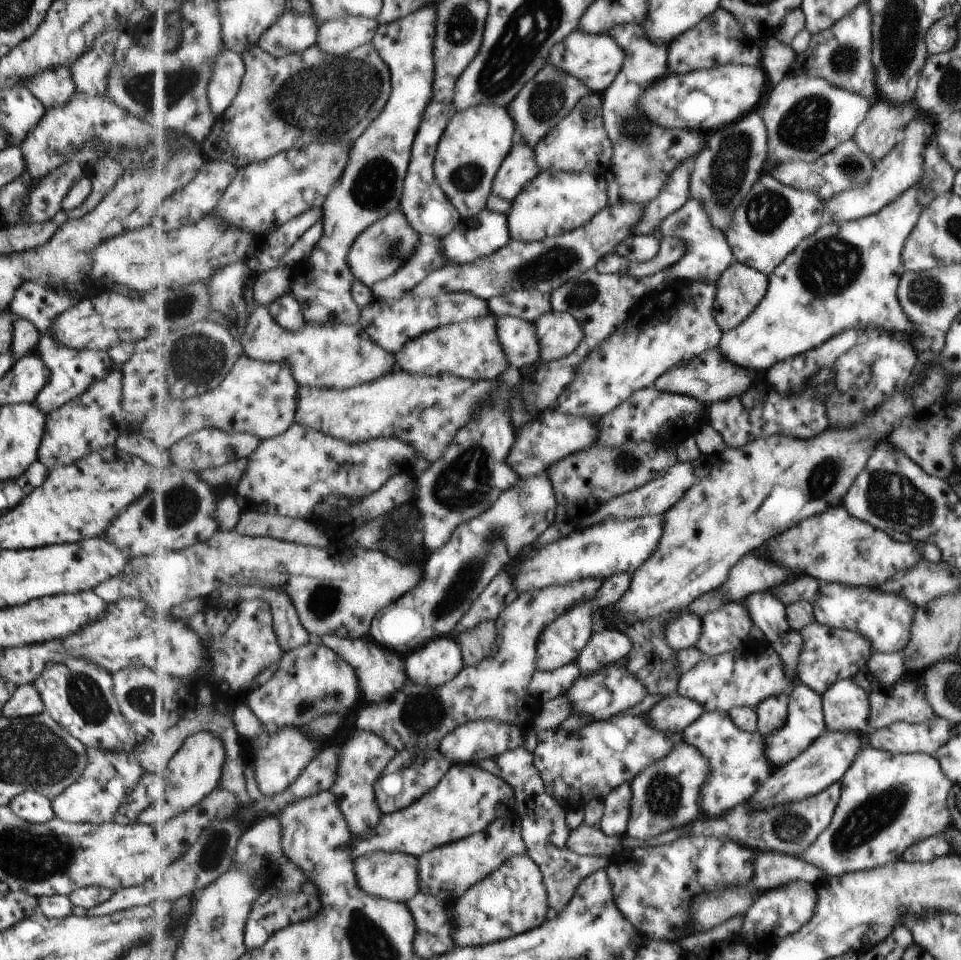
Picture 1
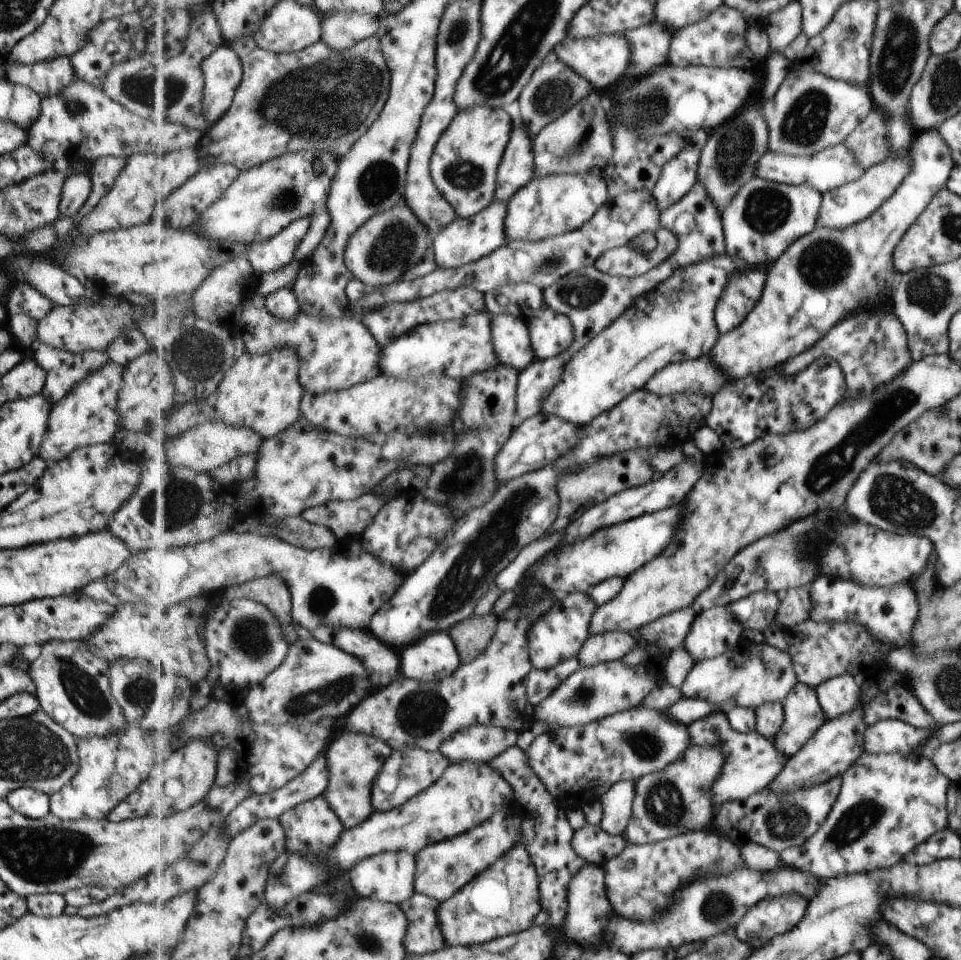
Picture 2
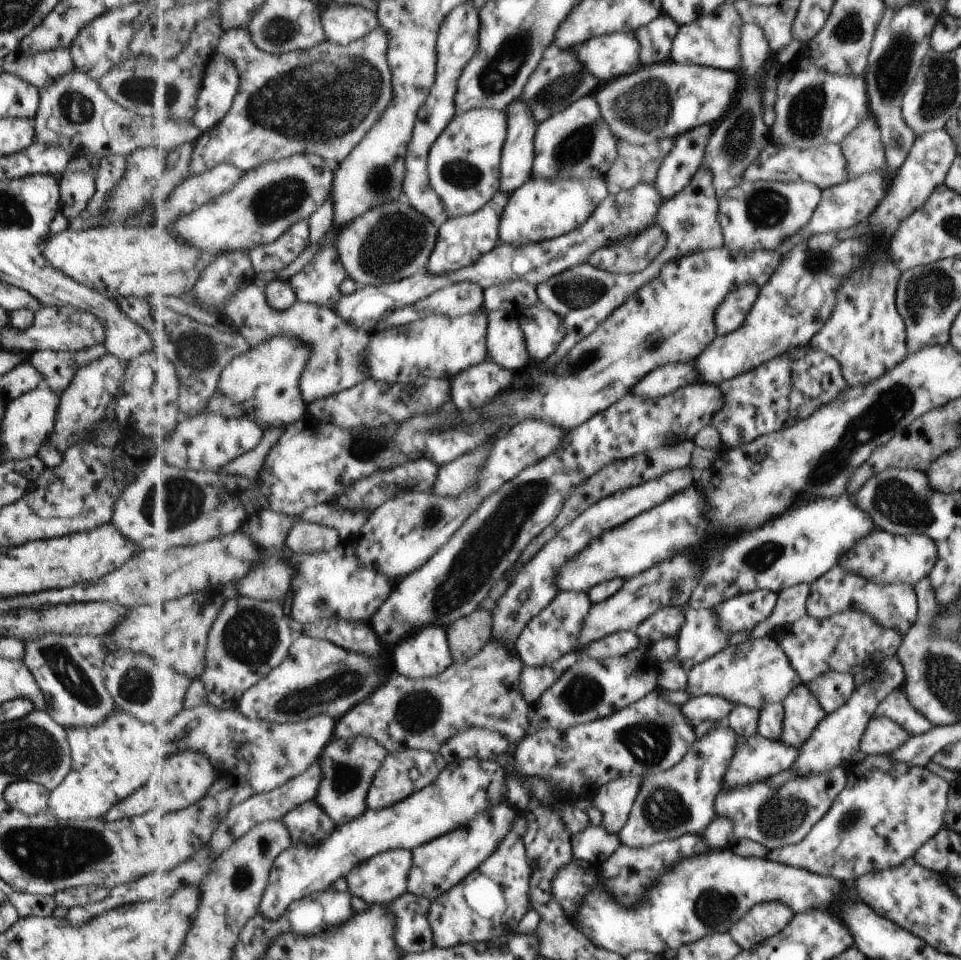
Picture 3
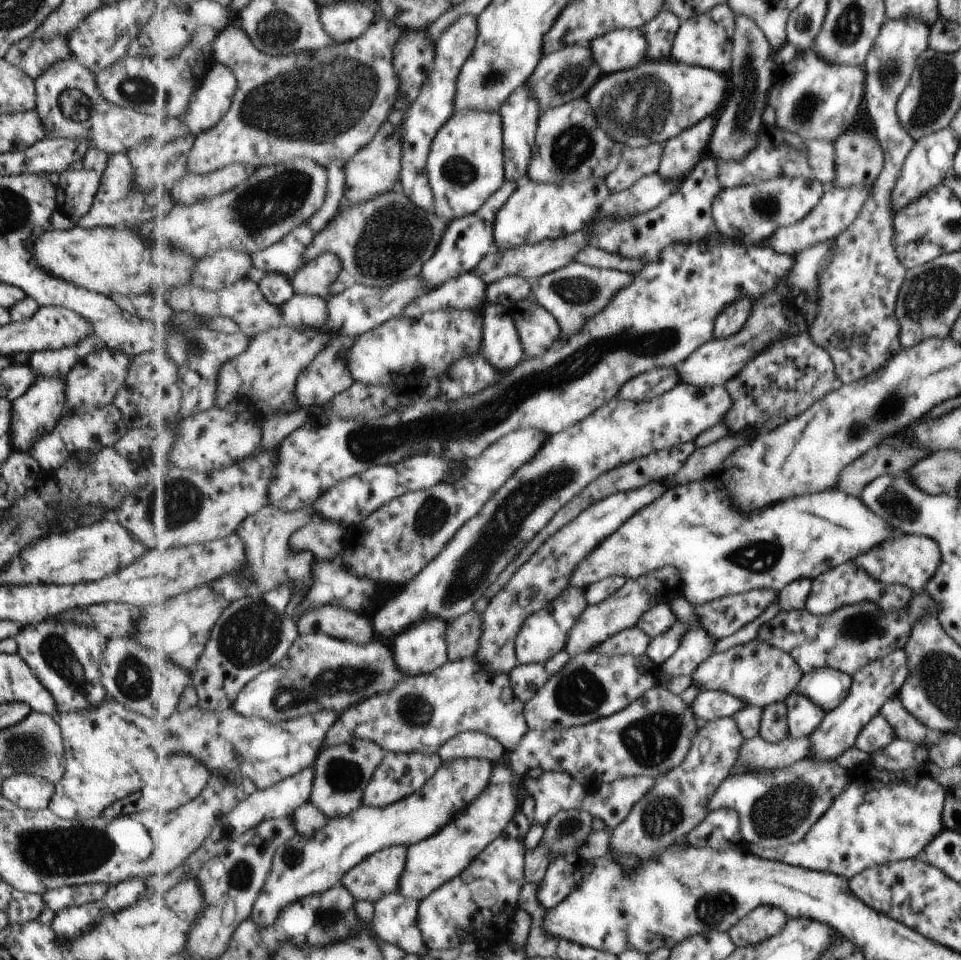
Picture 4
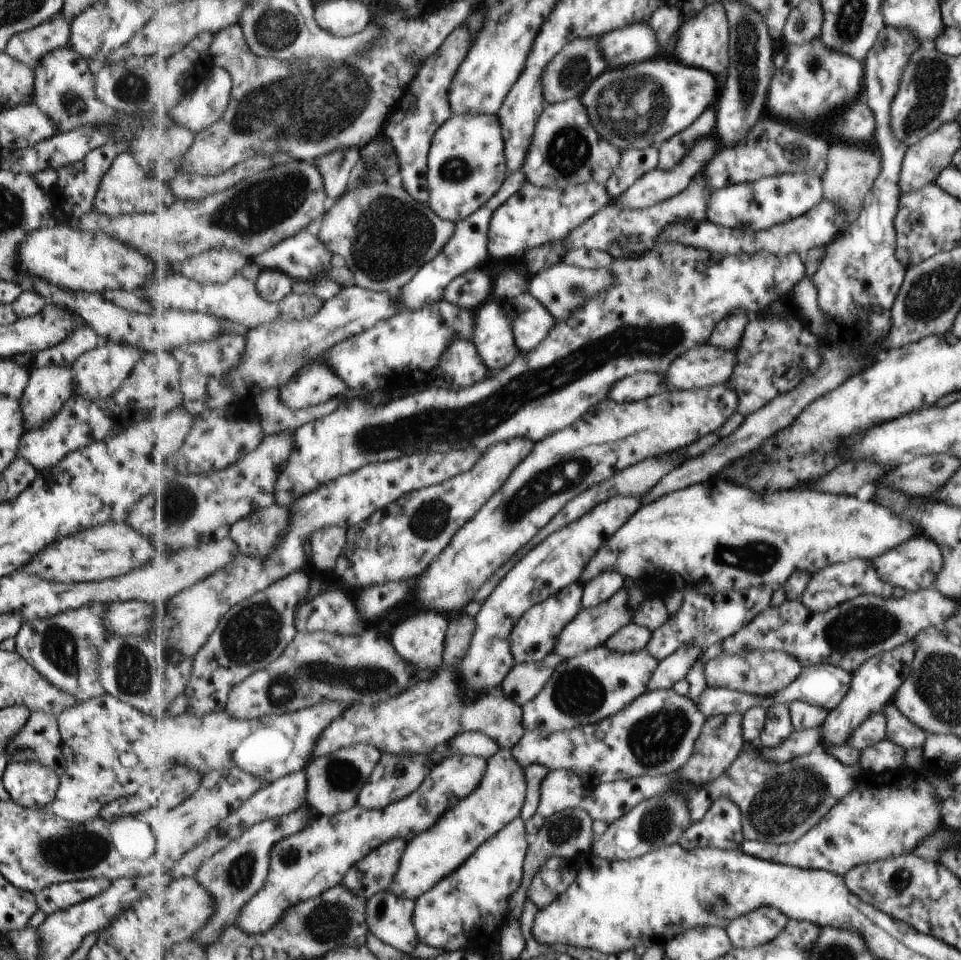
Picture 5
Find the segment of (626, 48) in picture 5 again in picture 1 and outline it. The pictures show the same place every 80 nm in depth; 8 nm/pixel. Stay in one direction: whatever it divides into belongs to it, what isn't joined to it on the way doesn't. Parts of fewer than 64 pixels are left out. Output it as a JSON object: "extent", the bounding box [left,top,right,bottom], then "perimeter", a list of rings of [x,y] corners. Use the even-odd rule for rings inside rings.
{"extent":[549,29,626,93],"perimeter":[[[581,29],[574,30],[564,42],[559,42],[551,51],[549,60],[567,74],[586,83],[593,93],[604,93],[618,77],[626,61],[622,46],[609,34],[589,34]]]}

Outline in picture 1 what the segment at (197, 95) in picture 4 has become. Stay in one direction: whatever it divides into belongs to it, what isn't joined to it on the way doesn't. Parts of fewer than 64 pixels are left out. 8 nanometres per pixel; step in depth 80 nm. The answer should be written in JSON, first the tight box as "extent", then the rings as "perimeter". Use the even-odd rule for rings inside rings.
{"extent":[208,48,245,116],"perimeter":[[[227,48],[223,54],[219,54],[208,91],[212,109],[217,116],[222,116],[235,100],[244,74],[245,64],[240,54]]]}

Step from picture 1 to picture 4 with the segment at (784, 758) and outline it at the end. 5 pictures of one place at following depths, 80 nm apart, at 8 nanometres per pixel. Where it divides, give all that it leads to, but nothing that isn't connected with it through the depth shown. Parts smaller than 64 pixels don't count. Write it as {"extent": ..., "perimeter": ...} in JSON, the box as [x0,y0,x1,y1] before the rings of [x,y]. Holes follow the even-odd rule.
{"extent":[785,691,825,739],"perimeter":[[[797,691],[786,698],[785,704],[788,706],[791,739],[802,739],[812,735],[819,728],[825,716],[825,711],[818,703]]]}

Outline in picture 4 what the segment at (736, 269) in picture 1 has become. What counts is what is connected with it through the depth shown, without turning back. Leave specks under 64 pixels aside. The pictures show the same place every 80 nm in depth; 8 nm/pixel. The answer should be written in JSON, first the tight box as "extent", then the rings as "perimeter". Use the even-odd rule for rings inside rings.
{"extent":[714,297,753,339],"perimeter":[[[743,297],[741,302],[736,300],[734,304],[727,305],[715,323],[714,338],[724,339],[736,335],[748,323],[753,305],[751,297]]]}

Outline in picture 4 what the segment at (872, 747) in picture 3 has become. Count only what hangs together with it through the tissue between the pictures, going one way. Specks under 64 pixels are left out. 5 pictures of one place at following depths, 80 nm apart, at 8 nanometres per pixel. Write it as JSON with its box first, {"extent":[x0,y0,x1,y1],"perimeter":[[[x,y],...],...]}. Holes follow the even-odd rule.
{"extent":[854,713,896,754],"perimeter":[[[877,713],[871,720],[863,726],[861,732],[854,742],[854,747],[867,754],[874,754],[894,741],[896,734],[890,723]]]}

